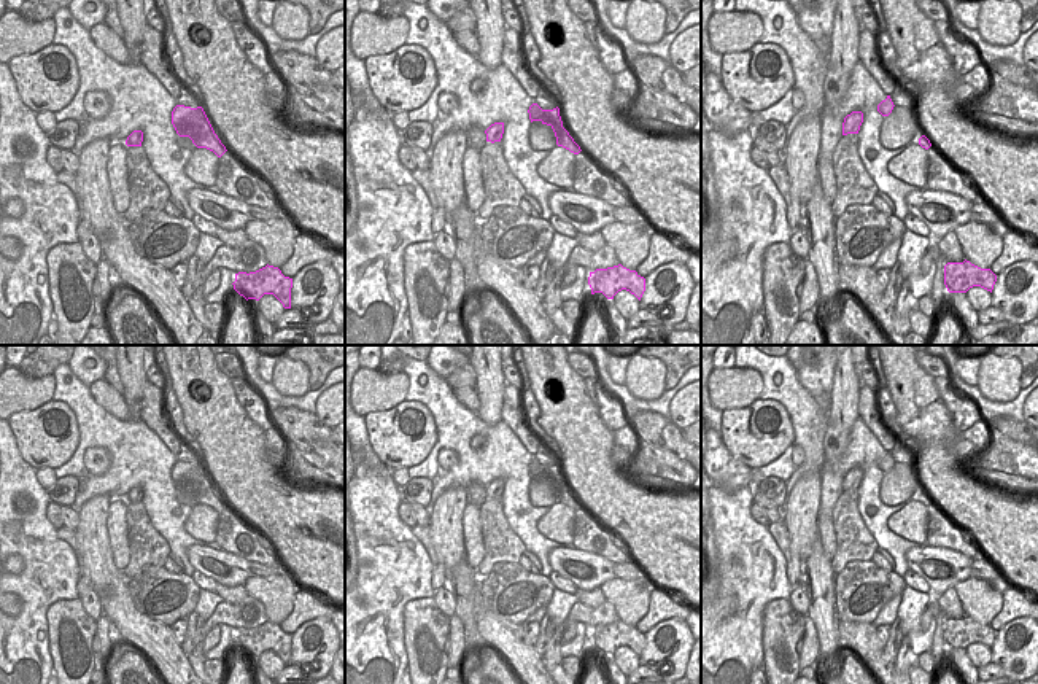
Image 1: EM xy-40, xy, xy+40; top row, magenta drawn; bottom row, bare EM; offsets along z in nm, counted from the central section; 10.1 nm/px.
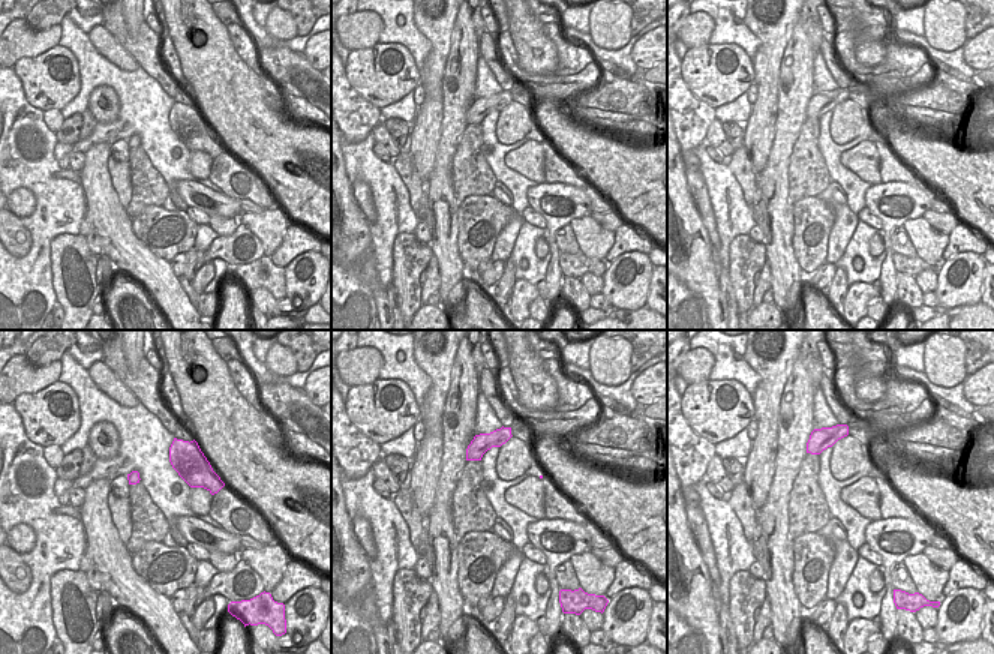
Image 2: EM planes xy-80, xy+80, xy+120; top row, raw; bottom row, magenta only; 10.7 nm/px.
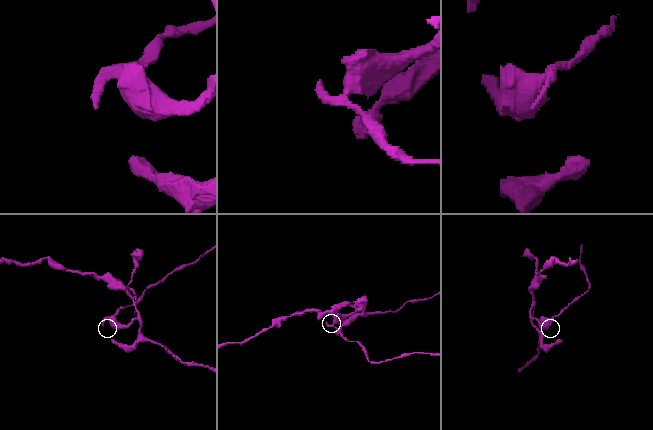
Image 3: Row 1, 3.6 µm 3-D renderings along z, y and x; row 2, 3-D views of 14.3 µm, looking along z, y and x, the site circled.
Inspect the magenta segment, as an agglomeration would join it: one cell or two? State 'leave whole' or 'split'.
split

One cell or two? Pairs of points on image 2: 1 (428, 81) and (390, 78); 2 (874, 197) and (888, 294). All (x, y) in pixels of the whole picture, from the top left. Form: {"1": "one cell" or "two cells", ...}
{"1": "two cells", "2": "one cell"}

